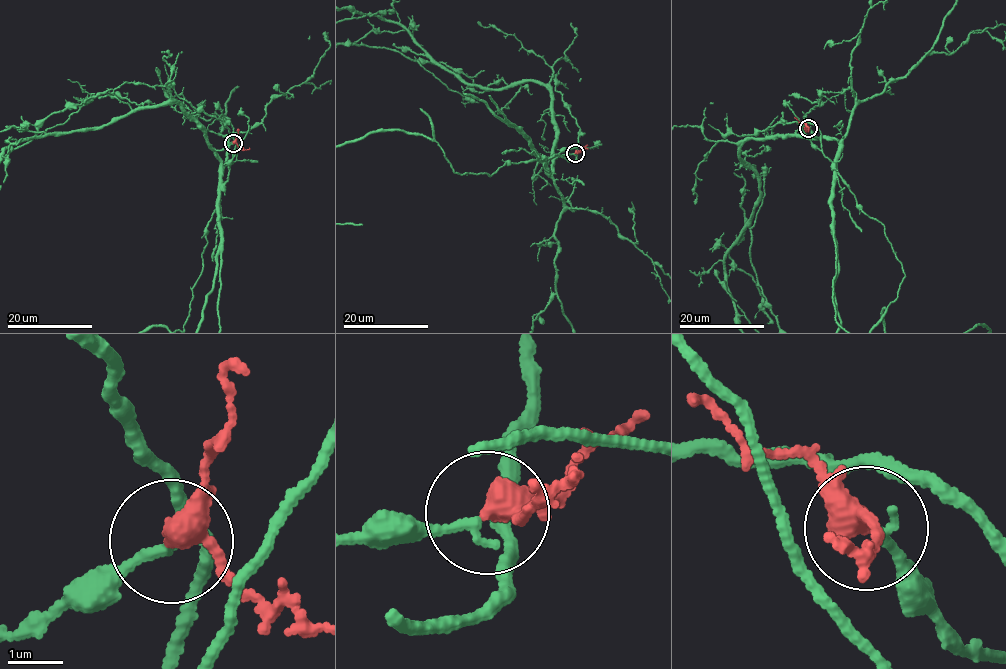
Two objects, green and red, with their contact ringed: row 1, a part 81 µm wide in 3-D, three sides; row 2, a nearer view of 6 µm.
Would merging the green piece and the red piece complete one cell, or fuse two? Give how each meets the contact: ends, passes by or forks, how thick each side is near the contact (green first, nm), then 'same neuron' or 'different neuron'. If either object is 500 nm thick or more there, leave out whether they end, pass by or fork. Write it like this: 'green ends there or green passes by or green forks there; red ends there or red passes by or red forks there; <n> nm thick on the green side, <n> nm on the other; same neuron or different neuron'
green passes by; red passes by; 130 nm thick on the green side, 360 nm on the other; same neuron

